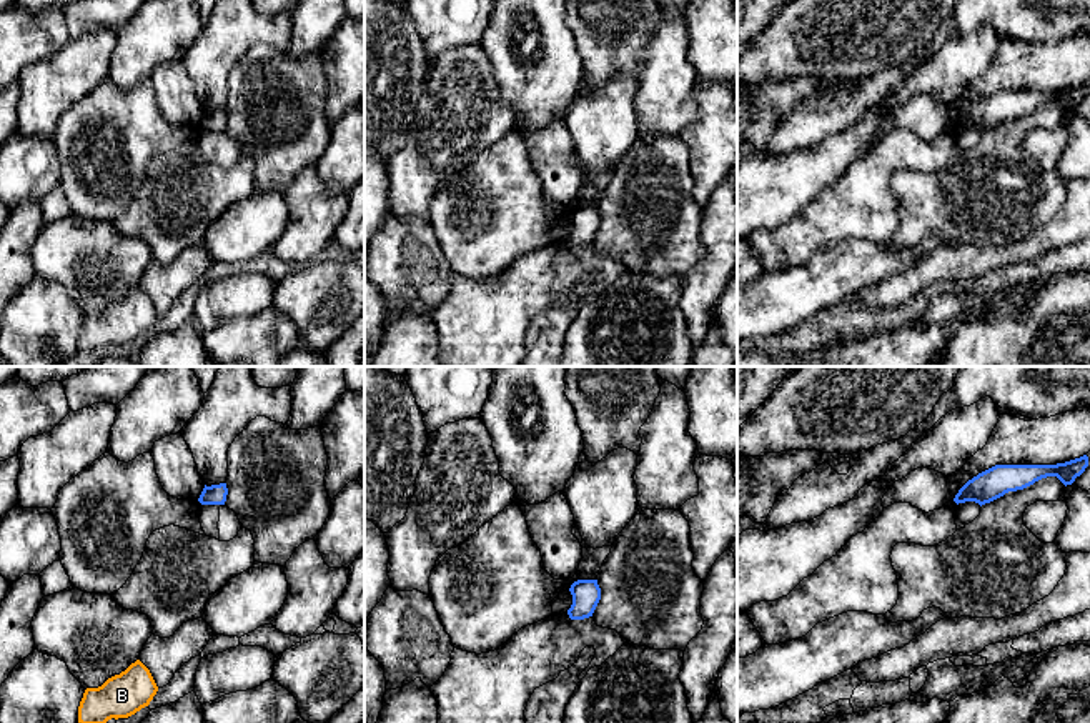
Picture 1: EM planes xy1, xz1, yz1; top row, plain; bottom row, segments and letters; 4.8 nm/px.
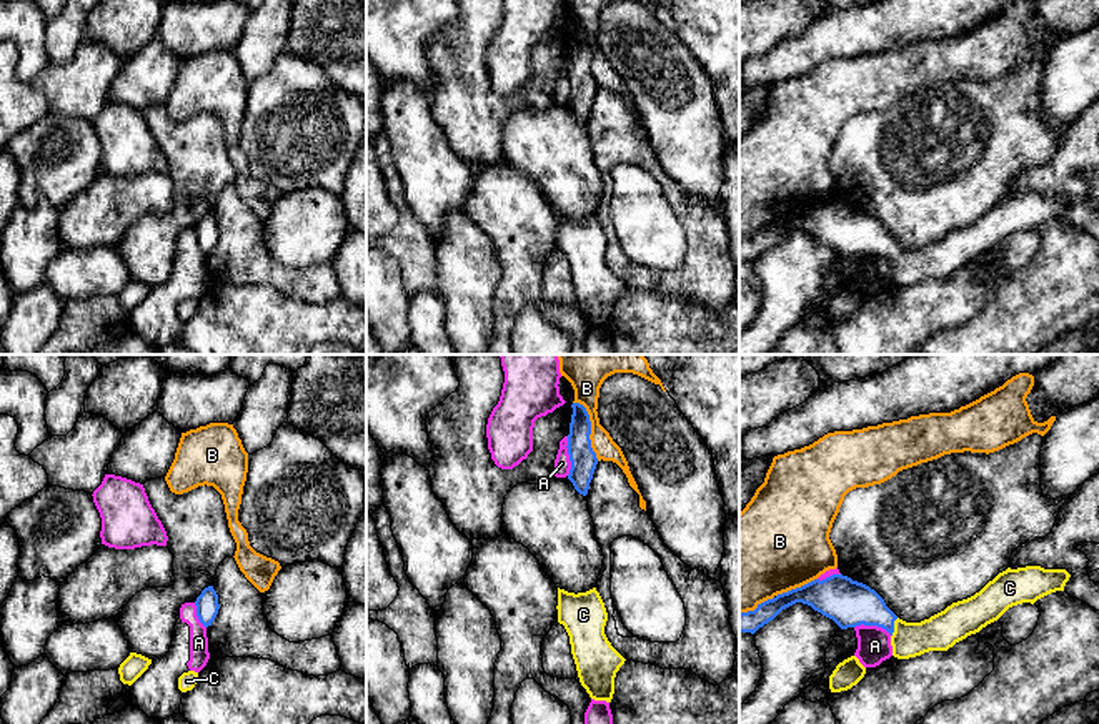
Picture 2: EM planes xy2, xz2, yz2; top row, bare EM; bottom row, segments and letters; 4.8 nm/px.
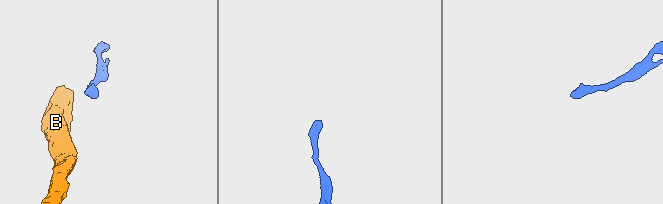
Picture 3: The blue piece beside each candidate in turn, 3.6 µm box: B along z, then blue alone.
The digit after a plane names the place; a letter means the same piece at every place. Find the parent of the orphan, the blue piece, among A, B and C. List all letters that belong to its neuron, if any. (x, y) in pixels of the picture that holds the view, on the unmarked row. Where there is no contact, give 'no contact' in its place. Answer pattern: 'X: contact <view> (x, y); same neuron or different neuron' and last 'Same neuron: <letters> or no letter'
A: contact xz2 (570, 84); different neuron
B: contact xz2 (590, 55); different neuron
C: contact yz2 (893, 255); same neuron
Same neuron: C

